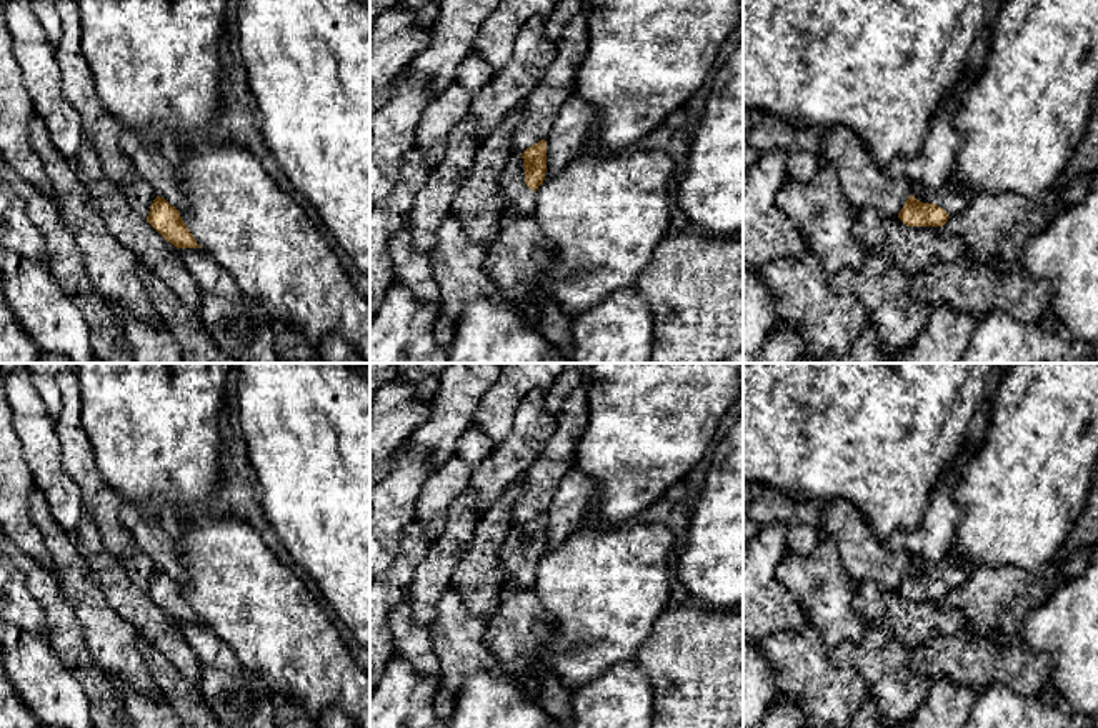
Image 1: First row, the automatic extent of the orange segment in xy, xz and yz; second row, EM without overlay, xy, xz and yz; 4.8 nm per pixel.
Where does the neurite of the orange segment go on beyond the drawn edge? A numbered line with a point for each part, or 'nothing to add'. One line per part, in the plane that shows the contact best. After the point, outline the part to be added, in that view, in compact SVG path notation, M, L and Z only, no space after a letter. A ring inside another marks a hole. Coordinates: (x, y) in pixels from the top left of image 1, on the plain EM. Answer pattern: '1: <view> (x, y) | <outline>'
1: xz (519, 572) | M513 526L502 548L502 571L505 588L532 588L537 576L537 565L525 558L523 531Z

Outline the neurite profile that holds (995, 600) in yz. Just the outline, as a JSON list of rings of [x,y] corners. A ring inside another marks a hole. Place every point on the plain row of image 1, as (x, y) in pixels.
[[[1010,565],[976,566],[940,605],[961,611],[966,626],[978,636],[1013,640],[1021,635],[1028,613],[1048,600],[1055,585],[1053,566],[1035,571]]]

